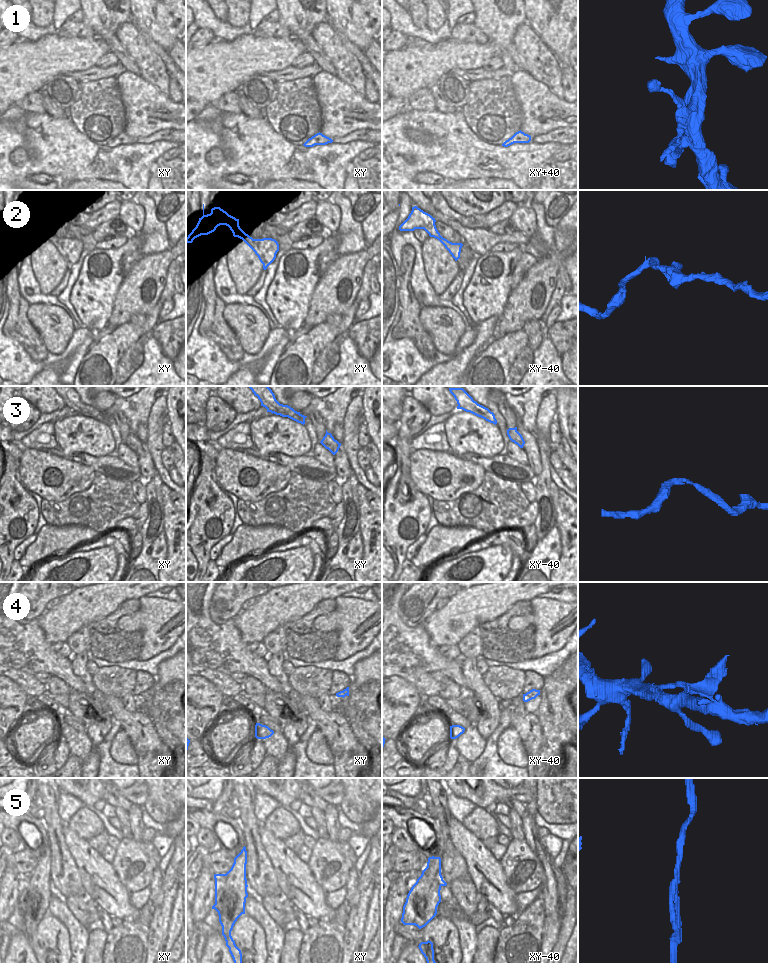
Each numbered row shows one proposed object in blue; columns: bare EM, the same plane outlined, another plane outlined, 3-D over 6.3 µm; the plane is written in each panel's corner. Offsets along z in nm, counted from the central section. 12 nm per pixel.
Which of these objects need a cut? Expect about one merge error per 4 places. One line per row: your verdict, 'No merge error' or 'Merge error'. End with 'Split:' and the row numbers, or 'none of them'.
1: No merge error
2: No merge error
3: No merge error
4: Merge error
5: Merge error
Split: 4, 5

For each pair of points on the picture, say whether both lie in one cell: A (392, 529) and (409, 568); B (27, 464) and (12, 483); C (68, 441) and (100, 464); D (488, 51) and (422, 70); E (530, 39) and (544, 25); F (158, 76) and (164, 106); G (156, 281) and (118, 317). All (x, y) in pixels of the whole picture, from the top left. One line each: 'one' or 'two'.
A: two
B: two
C: two
D: one
E: two
F: two
G: one

